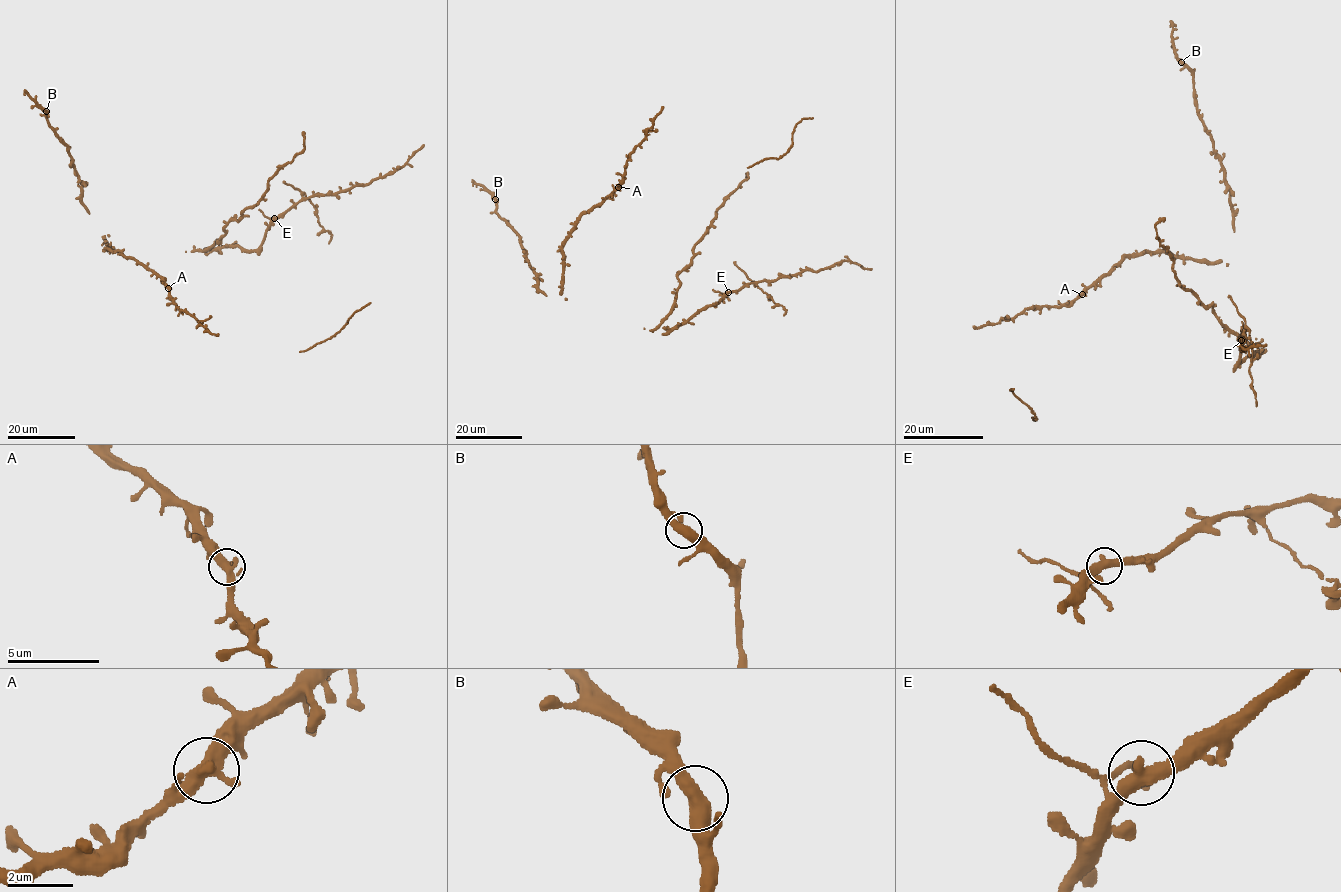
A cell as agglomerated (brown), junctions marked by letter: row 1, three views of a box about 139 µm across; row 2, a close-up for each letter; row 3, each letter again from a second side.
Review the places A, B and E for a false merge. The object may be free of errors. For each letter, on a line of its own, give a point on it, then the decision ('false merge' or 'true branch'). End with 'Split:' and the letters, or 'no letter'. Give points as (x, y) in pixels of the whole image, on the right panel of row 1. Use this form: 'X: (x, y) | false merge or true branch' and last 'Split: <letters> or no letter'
A: (1082, 294) | true branch
B: (1181, 62) | true branch
E: (1241, 340) | true branch
Split: no letter

